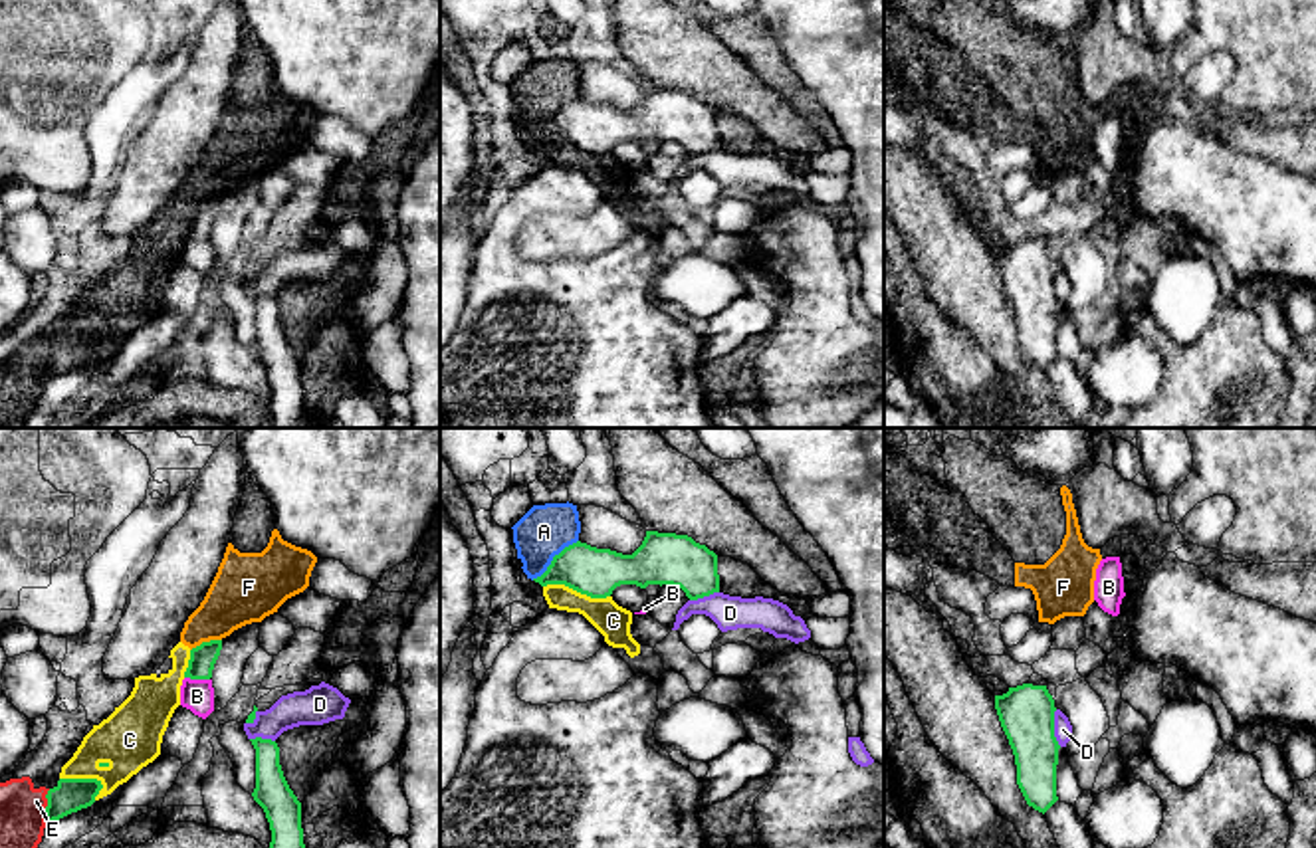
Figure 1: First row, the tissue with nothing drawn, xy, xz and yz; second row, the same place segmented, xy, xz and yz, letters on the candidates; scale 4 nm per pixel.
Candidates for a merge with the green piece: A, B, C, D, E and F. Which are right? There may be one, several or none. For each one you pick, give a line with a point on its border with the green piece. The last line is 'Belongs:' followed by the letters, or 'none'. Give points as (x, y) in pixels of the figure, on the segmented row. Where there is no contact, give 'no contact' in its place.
Belongs: none

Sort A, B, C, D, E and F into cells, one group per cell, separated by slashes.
A C E F / B / D

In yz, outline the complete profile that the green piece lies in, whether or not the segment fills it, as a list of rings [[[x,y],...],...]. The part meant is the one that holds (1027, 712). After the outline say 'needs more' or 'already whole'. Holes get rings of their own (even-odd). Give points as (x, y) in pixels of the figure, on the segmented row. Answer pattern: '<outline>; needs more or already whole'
[[[1023,684],[995,695],[995,709],[1015,755],[1017,785],[1027,804],[1044,814],[1058,800],[1054,699],[1046,686]]]; already whole

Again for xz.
[[[646,531],[632,555],[573,543],[533,579],[541,586],[565,584],[591,598],[606,598],[620,584],[672,584],[690,600],[719,592],[717,555],[688,535]]]; already whole

